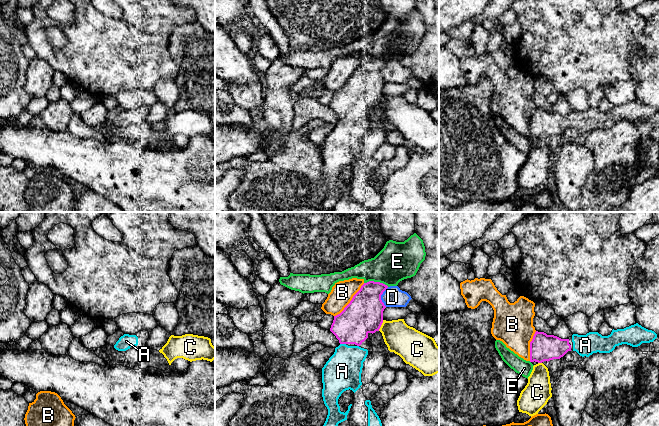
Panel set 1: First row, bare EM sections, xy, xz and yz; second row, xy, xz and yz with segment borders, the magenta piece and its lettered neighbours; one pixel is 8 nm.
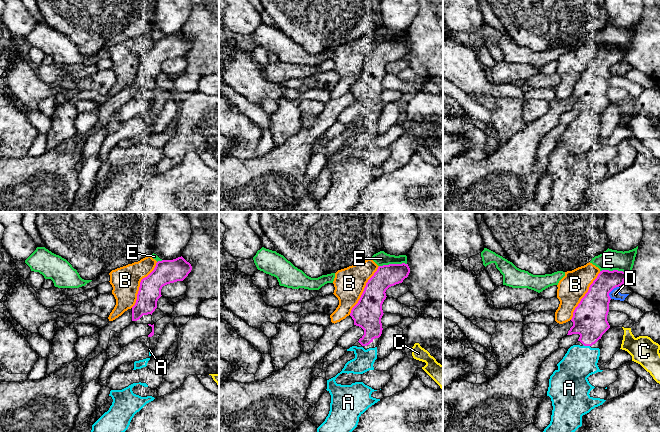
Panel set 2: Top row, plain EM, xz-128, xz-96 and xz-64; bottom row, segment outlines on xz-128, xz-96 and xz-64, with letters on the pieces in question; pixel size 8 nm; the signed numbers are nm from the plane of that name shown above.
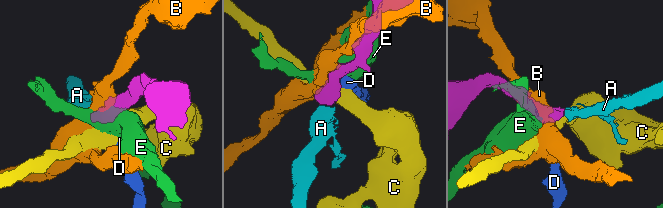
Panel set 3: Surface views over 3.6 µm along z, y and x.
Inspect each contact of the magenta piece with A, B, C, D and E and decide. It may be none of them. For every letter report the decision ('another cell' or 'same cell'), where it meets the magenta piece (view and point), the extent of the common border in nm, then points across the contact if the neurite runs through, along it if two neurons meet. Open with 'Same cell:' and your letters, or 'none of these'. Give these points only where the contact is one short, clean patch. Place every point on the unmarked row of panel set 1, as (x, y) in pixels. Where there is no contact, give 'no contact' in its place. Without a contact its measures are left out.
Same cell: A
A: same cell; meets magenta in xz at (343, 119); contact 50 nm long
B: another cell; meets magenta in xz at (350, 77); contact 360 nm long
C: another cell; meets magenta in xz at (381, 100); contact 100 nm long
D: another cell; meets magenta in xz at (380, 73); contact 160 nm long
E: another cell; meets magenta in xz at (376, 58); contact 200 nm long

